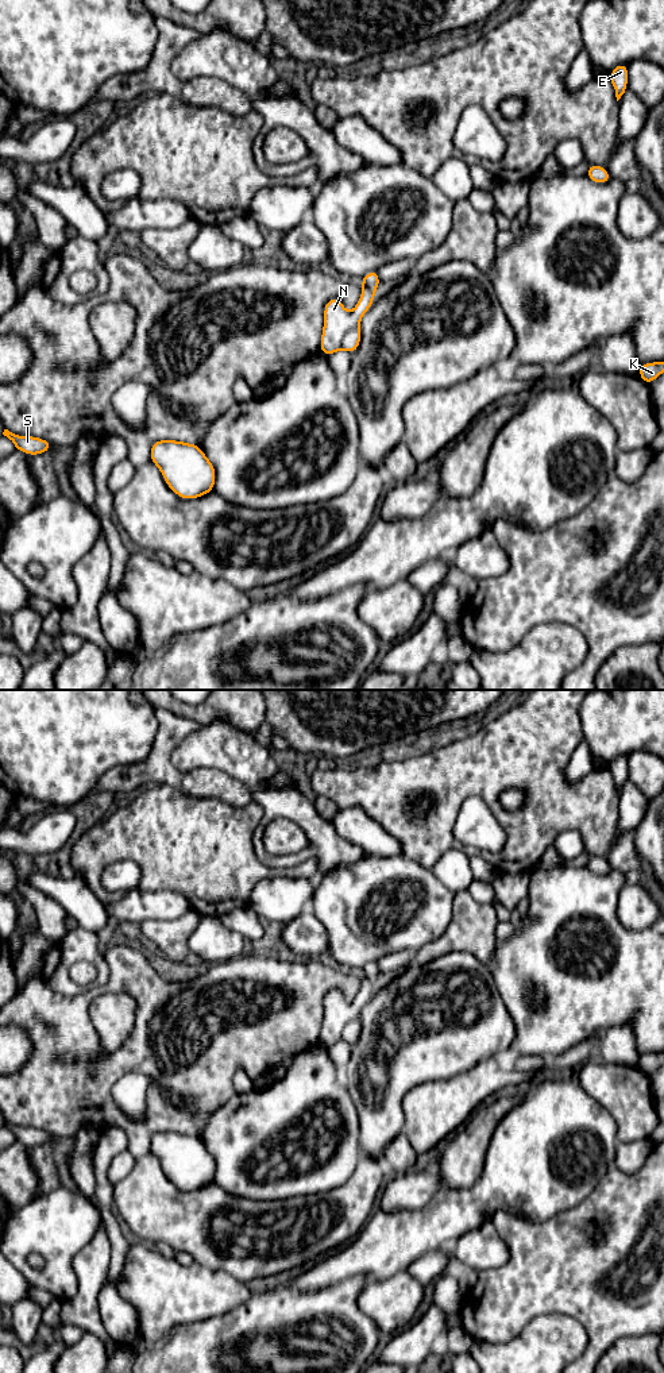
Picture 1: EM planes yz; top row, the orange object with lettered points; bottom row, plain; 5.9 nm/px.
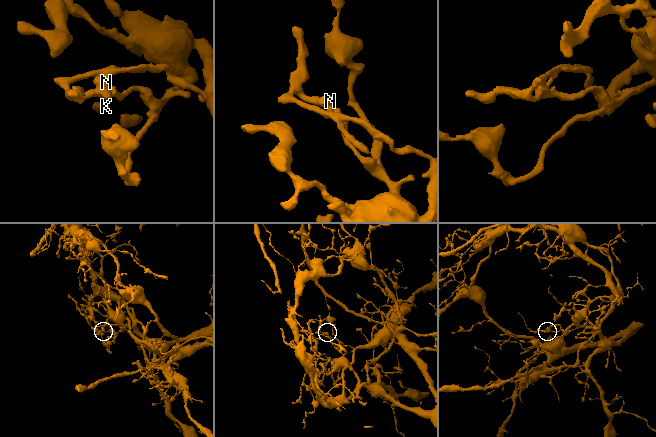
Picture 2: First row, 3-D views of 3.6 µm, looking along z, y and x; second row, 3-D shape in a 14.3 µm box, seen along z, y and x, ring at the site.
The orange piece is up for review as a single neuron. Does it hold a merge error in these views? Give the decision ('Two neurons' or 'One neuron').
Two neurons

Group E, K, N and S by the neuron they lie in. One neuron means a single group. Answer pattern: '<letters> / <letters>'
E K S / N

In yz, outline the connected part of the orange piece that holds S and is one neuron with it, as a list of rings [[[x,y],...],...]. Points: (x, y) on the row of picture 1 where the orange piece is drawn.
[[[4,429],[3,435],[13,443],[15,450],[20,450],[26,455],[46,455],[46,452],[54,446],[54,443],[45,439],[15,435],[8,429]]]

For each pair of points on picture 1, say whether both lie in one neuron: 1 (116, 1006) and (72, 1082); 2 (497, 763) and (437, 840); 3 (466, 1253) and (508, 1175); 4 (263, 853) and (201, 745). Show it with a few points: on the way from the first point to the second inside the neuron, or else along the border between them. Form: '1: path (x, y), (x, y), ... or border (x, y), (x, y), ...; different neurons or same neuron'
1: border (88, 1007), (100, 1048), (105, 1053), (114, 1053); different neurons
2: path (475, 775), (437, 813), (437, 818); same neuron
3: border (490, 1219), (463, 1233), (454, 1242); different neurons
4: path (263, 822), (267, 817), (267, 798), (232, 760); same neuron

